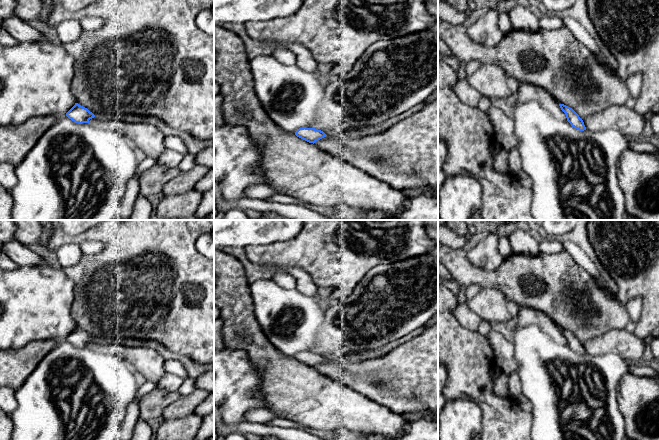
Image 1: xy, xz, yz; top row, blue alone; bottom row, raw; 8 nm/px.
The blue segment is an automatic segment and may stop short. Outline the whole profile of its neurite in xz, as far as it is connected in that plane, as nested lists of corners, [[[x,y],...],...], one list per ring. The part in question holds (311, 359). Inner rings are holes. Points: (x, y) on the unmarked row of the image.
[[[259,279],[249,283],[249,291],[256,318],[263,332],[283,356],[295,358],[313,368],[327,360],[323,355],[313,351],[318,328],[325,317],[317,299],[300,292],[297,288],[285,289],[272,279]]]

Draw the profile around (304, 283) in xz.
[[[287,265],[282,267],[287,270],[289,274],[291,274],[296,280],[296,288],[315,299],[318,298],[318,286],[313,281],[312,277],[304,271],[302,268],[295,265]]]

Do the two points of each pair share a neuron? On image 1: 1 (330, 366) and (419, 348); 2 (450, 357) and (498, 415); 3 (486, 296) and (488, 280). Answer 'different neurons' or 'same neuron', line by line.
1: same neuron
2: same neuron
3: different neurons

